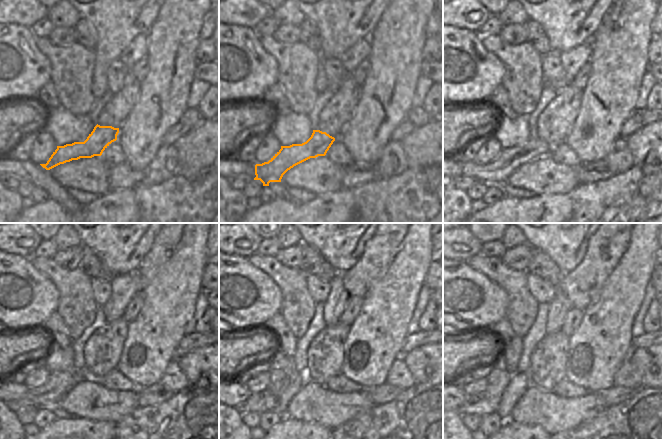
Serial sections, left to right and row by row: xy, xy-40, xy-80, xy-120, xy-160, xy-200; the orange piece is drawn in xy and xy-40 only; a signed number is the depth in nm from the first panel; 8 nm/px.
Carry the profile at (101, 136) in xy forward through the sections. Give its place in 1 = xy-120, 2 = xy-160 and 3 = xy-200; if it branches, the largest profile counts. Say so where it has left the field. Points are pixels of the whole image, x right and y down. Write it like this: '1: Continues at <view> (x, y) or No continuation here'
1: Continues at xy-120 (48, 396)
2: Continues at xy-160 (239, 393)
3: Continues at xy-200 (463, 396)

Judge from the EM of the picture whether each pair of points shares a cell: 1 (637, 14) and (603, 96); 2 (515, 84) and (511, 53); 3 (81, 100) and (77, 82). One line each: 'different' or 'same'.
1: same
2: same
3: same

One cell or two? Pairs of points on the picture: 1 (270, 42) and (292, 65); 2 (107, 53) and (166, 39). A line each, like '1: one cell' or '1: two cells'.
1: one cell
2: two cells

